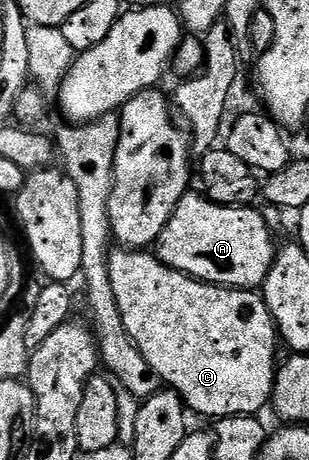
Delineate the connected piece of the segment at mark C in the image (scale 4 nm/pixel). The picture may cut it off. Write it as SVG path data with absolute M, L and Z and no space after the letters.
M116 249L108 256L110 265L110 282L114 284L114 298L118 300L118 310L122 313L122 321L126 325L126 333L138 345L142 357L146 357L146 365L154 373L158 373L161 384L167 385L175 391L184 401L184 406L189 412L197 411L200 415L209 415L212 421L224 419L228 415L256 415L260 410L269 406L272 397L272 386L276 380L276 343L278 347L278 332L276 322L273 321L268 306L263 298L255 290L237 289L234 287L217 287L214 283L203 283L201 279L192 279L189 275L175 271L174 268L166 266L155 254L144 249Z

